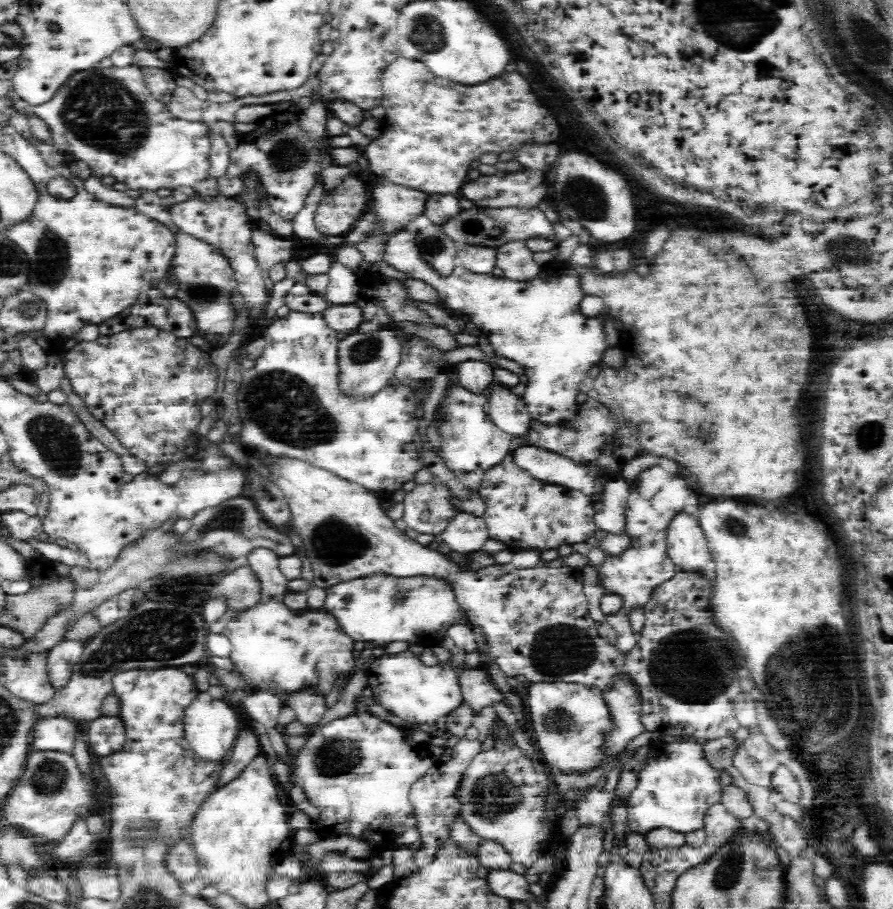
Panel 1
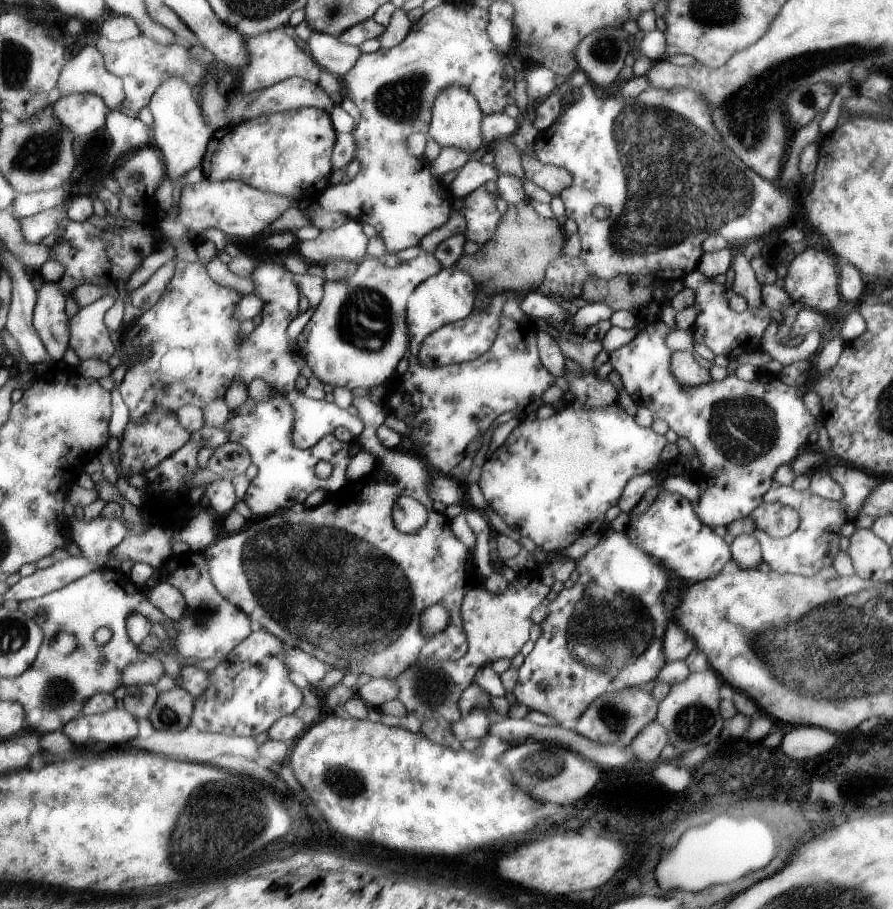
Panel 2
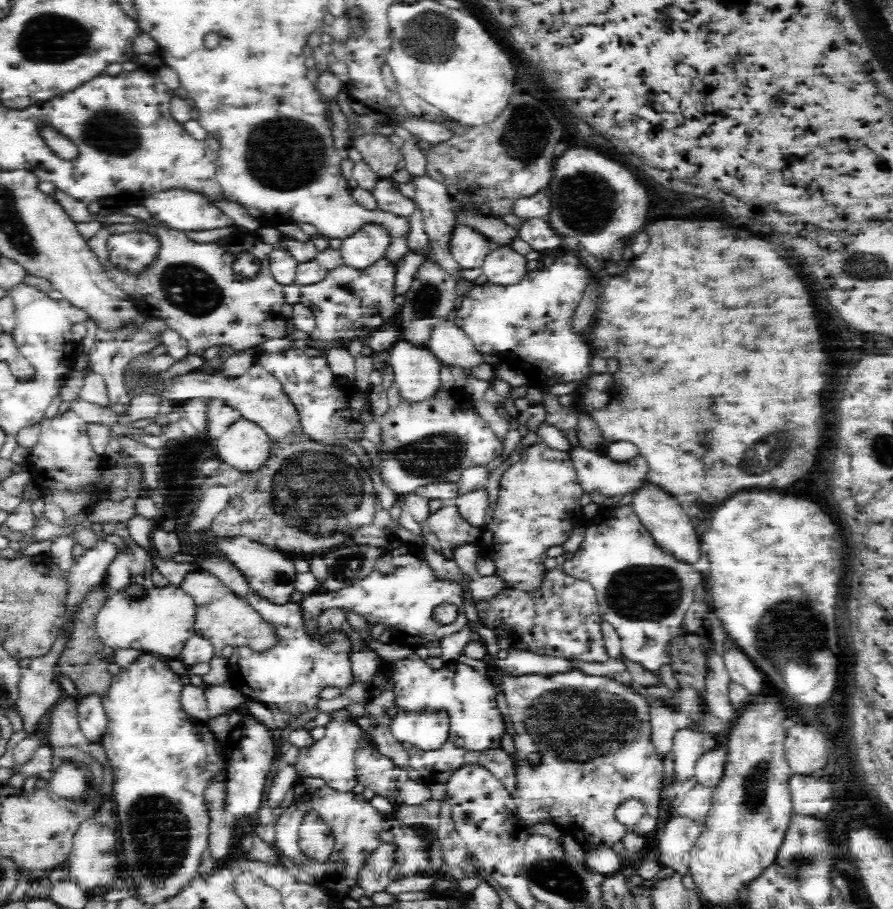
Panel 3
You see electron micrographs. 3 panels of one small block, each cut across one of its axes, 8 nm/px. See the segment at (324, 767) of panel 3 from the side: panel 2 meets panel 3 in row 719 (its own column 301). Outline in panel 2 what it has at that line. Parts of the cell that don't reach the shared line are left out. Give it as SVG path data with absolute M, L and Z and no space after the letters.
M425 250L417 258L399 262L393 268L385 266L383 258L367 258L363 264L359 264L359 270L349 280L325 284L325 298L297 340L299 354L307 358L307 364L313 370L313 374L323 384L329 384L333 388L347 388L349 392L353 392L355 388L365 388L371 392L377 386L397 380L399 362L403 358L407 360L411 358L411 330L409 330L411 296L419 284L423 284L431 276L437 276L441 270L445 268L437 260L437 256Z

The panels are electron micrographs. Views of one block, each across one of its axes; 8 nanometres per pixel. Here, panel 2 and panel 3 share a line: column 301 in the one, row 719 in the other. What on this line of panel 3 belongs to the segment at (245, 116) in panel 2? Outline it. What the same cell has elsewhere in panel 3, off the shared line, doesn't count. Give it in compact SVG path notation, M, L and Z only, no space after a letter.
M96 694L80 700L78 720L80 720L80 730L84 732L88 744L100 744L108 728L108 716L106 716L102 700Z

